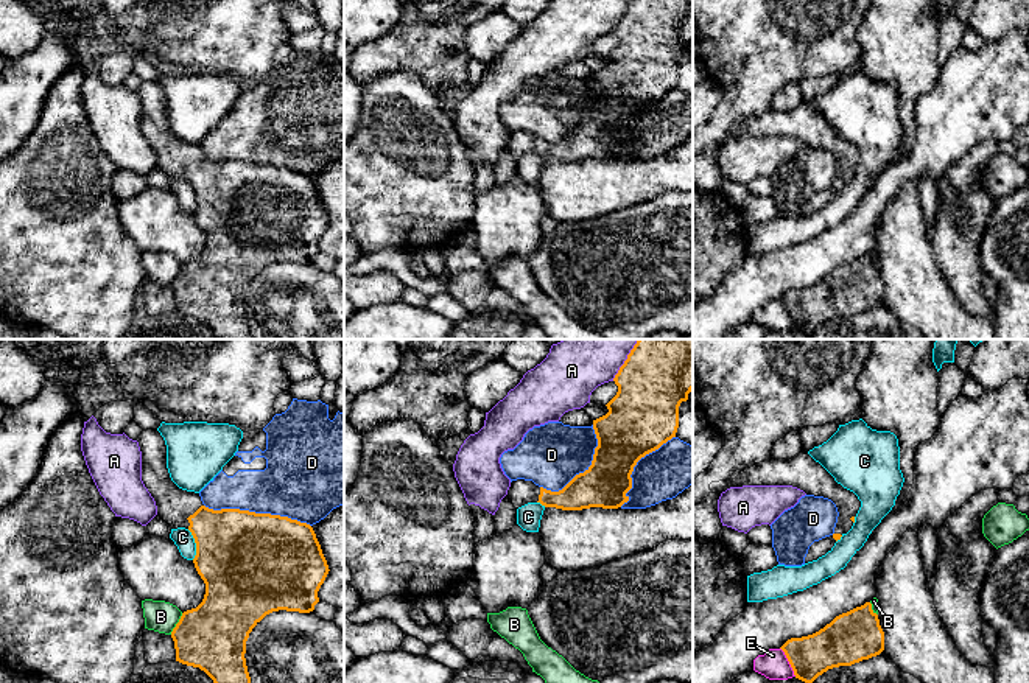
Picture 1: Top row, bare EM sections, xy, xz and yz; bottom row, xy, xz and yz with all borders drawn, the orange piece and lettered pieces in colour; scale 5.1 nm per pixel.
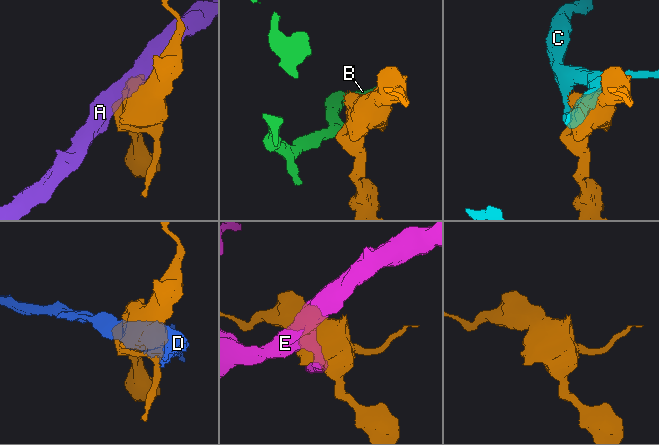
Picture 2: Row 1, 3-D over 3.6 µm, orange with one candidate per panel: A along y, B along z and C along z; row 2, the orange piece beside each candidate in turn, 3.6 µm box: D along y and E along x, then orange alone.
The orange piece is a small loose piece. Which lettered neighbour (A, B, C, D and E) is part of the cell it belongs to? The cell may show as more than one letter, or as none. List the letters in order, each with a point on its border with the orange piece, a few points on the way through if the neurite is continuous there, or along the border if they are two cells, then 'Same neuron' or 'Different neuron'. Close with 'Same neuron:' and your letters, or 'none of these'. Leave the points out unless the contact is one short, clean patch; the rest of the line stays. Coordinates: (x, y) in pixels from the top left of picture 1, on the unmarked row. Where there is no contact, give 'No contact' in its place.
A: Touches orange at xz (623, 16). Different neuron
B: Touches orange at xy (176, 276). Boundary: xy (182, 265), (170, 285). Different neuron
C: Touches orange at xy (196, 196). Different neuron
D: Touches orange at xy (257, 165). Different neuron
E: Touches orange at yz (788, 311). Different neuron
Same neuron: none of these

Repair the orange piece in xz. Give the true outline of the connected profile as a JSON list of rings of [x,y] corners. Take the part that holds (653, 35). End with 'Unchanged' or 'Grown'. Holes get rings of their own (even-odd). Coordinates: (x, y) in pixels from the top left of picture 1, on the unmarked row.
[[[632,0],[613,33],[618,44],[606,56],[609,64],[593,72],[598,98],[592,117],[559,143],[512,132],[507,149],[515,160],[528,154],[618,160],[627,154],[637,114],[676,89],[679,58],[693,42],[693,0]]]. Grown

